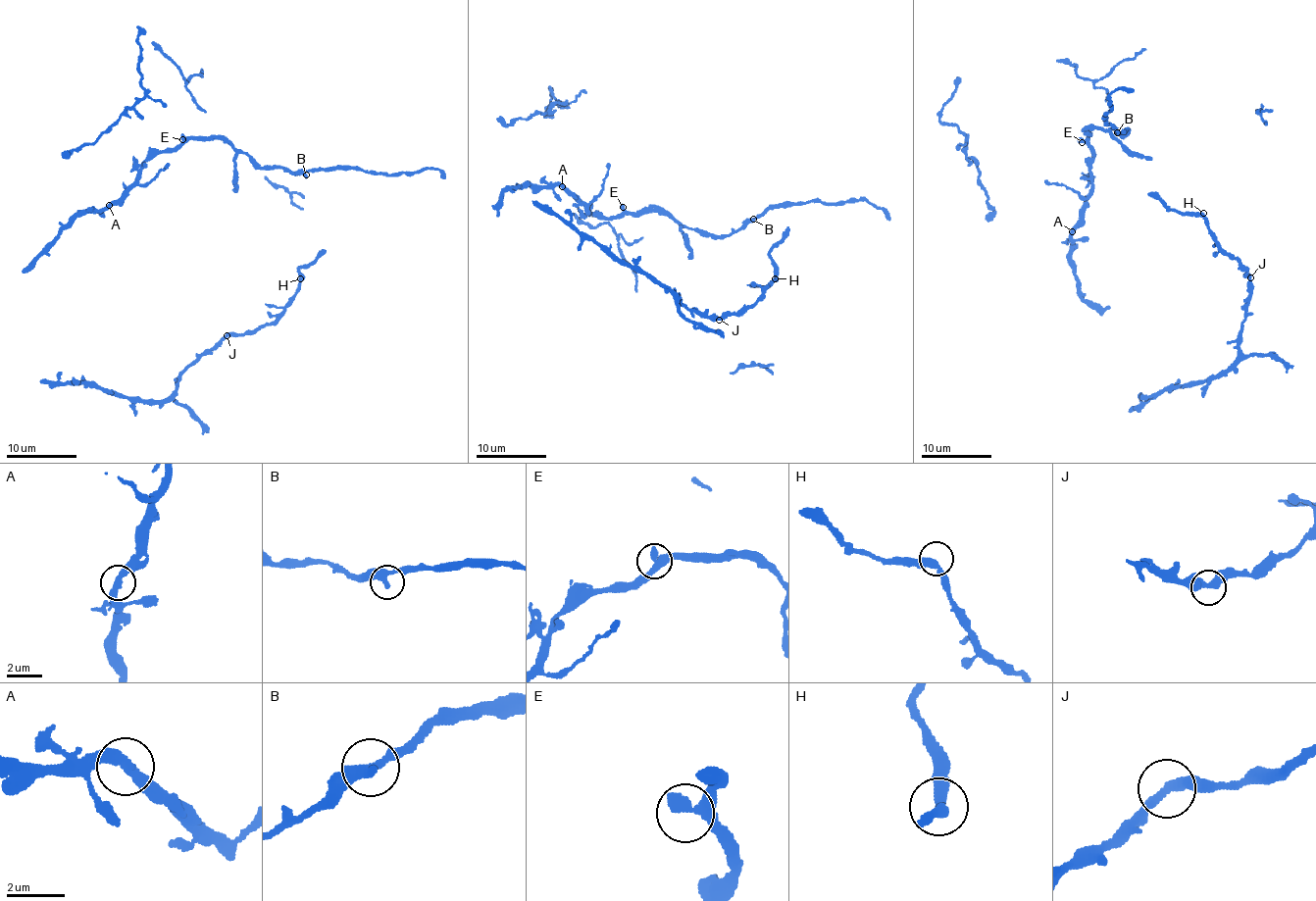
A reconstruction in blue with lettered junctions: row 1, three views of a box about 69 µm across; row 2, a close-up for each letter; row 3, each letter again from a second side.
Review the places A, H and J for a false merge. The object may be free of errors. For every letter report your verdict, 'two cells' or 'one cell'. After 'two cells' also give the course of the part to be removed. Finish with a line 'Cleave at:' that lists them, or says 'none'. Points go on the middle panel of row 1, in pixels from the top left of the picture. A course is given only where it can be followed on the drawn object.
A: one cell
H: one cell
J: one cell
Cleave at: none

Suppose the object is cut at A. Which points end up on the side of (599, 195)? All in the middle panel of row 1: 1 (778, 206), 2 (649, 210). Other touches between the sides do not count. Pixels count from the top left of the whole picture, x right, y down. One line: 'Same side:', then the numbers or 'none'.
Same side: 1, 2

